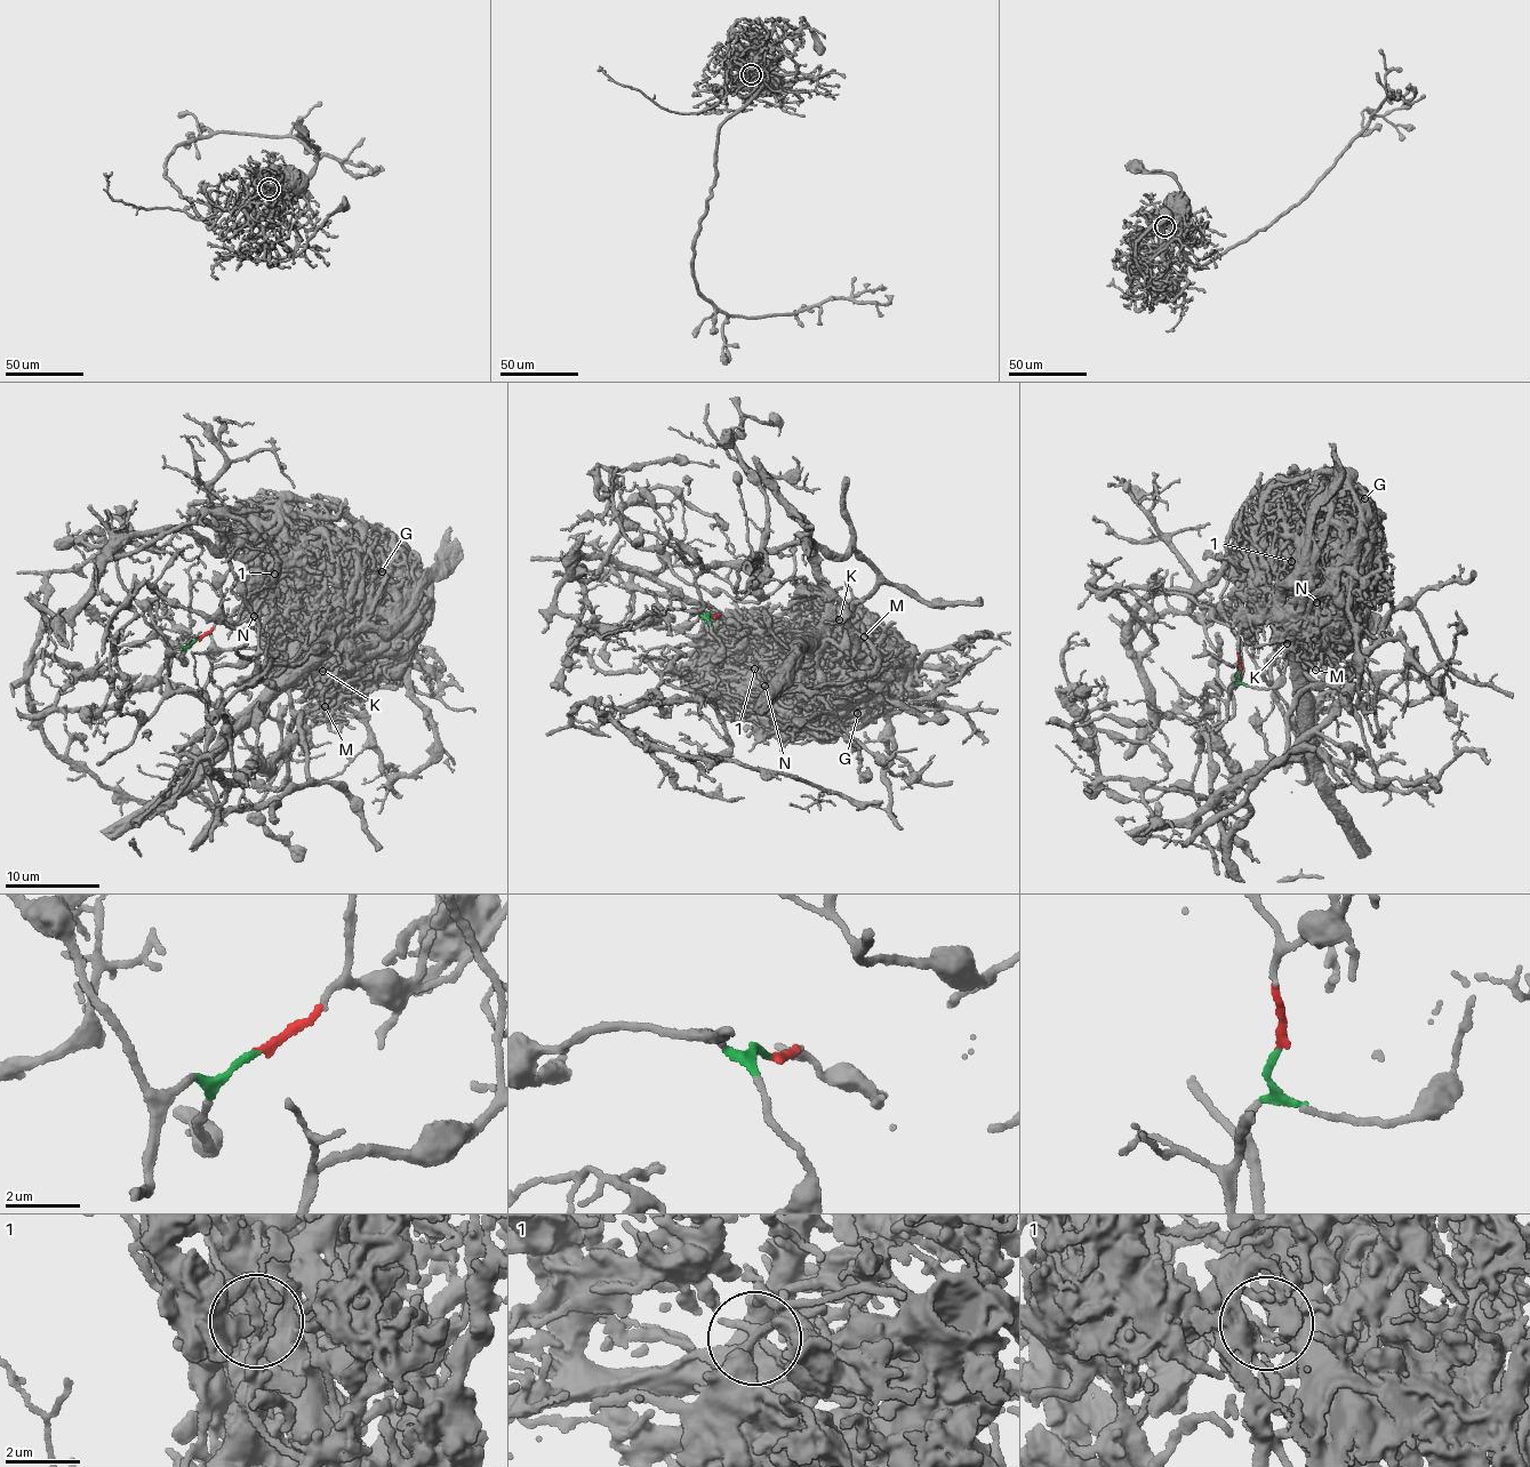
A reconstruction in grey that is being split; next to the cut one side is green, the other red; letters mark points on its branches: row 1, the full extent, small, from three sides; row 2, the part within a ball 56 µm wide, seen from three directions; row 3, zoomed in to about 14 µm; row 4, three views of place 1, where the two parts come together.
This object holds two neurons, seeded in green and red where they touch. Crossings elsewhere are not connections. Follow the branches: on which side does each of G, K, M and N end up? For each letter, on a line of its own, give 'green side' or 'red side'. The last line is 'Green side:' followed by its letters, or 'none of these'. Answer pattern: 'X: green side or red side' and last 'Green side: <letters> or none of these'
G: red side
K: red side
M: red side
N: red side
Green side: none of these

